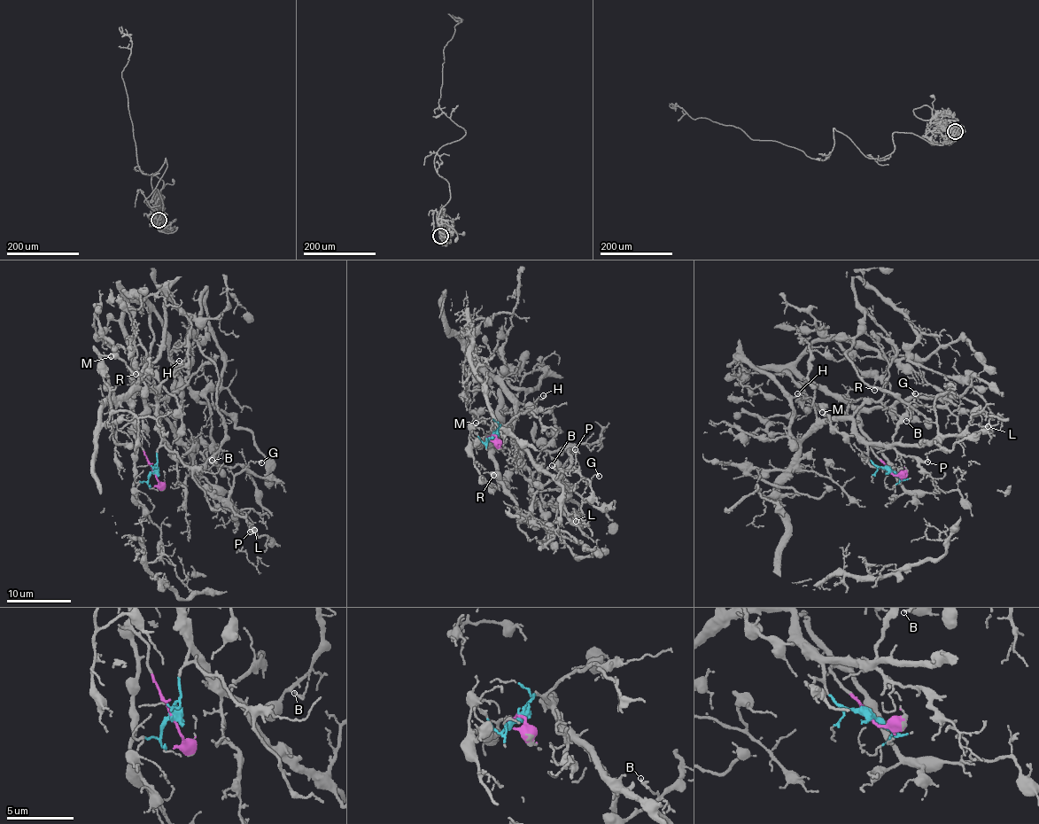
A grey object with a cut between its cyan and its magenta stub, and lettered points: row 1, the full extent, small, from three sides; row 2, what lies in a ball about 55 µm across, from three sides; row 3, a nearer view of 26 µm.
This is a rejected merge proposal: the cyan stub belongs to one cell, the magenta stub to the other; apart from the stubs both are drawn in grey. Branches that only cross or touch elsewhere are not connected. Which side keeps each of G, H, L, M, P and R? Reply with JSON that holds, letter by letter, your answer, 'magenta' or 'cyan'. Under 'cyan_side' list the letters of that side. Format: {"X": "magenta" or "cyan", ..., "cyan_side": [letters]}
{"G": "cyan", "H": "cyan", "L": "cyan", "M": "magenta", "P": "cyan", "R": "magenta", "cyan_side": ["G", "H", "L", "P"]}

